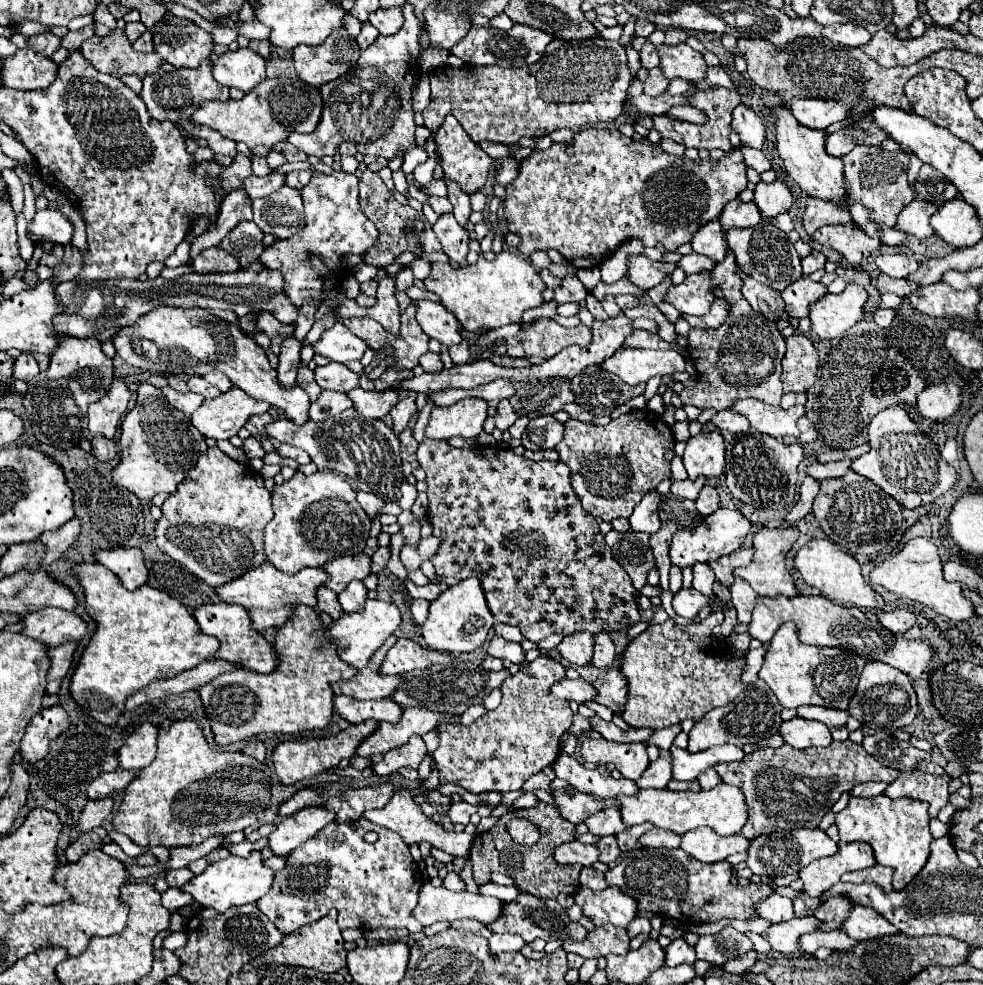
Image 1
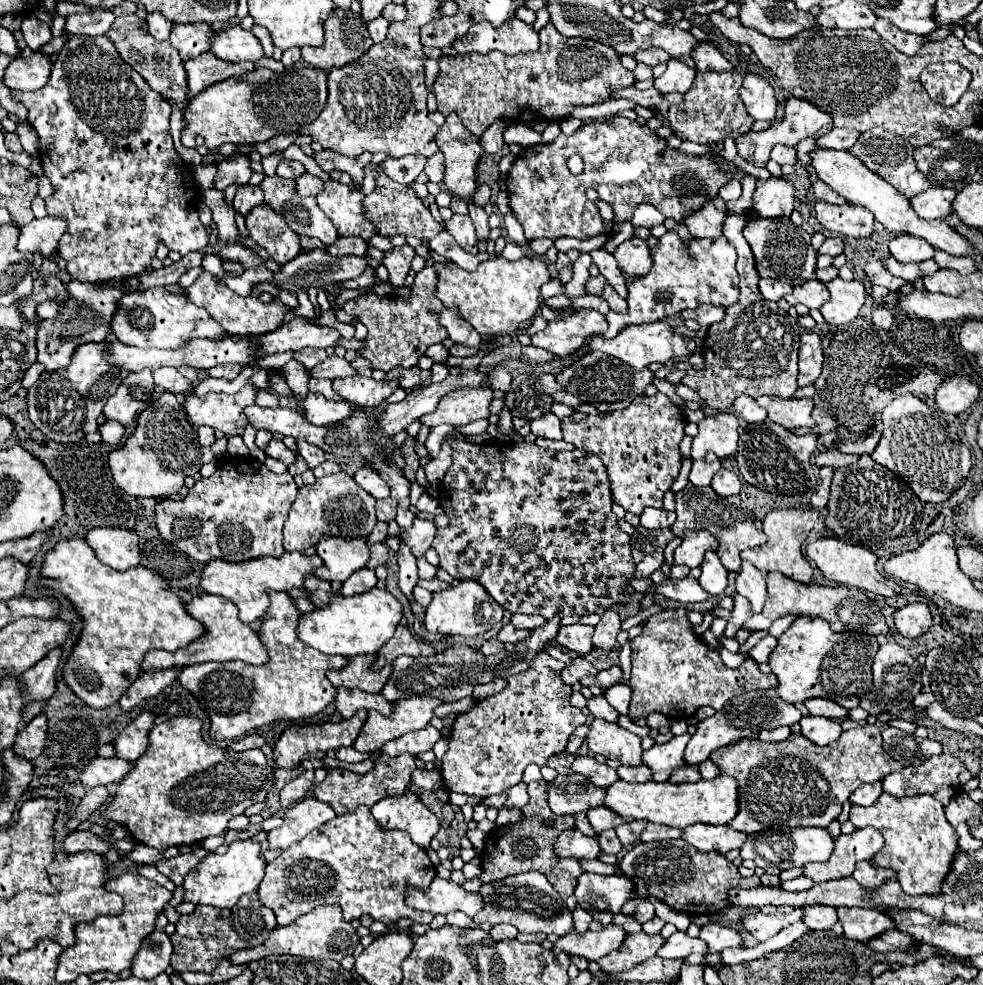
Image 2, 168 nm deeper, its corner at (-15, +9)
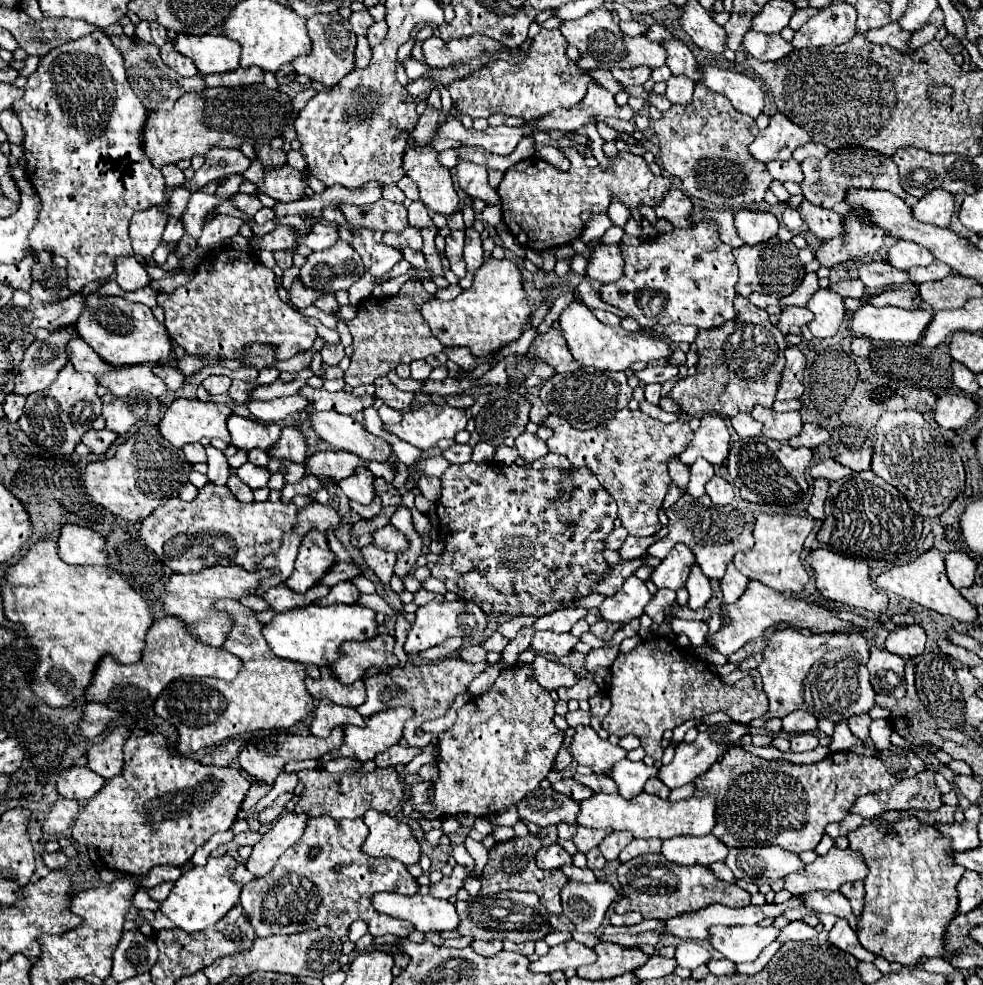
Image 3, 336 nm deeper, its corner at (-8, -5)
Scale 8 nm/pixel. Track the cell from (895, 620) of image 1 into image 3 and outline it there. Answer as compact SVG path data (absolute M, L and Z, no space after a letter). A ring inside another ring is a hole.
M918 624L900 626L892 630L886 638L886 650L906 660L920 656L924 652L924 644L926 644L926 632Z

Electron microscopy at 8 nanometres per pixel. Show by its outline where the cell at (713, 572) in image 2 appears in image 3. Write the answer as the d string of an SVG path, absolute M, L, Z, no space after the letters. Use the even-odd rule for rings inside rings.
M696 564L690 566L690 576L688 576L684 586L688 590L688 606L692 610L702 608L710 600L710 596L712 596L710 582L708 582L708 578L702 574L702 570Z

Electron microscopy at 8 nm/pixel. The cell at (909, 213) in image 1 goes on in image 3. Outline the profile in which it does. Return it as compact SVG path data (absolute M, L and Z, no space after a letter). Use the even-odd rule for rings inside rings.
M936 188L936 190L930 190L924 198L920 198L912 210L914 210L914 216L922 222L928 222L928 224L934 224L938 228L948 228L950 226L950 218L954 214L954 194L942 190L942 188Z

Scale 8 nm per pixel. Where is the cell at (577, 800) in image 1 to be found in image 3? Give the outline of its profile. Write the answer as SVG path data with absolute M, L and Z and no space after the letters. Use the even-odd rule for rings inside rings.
M536 788L528 792L516 804L516 808L518 808L520 820L526 820L538 826L548 826L558 822L576 824L576 814L580 806L572 798L566 798L564 794L558 794L552 788Z

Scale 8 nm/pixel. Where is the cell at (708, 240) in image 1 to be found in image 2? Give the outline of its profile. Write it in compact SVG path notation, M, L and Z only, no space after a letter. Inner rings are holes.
M713 198L685 220L691 236L695 238L715 238L723 234L723 220L727 218L727 202L723 198Z

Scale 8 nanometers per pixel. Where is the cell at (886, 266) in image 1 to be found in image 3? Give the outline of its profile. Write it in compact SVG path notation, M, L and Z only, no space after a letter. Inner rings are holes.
M898 240L890 250L888 250L888 260L894 268L898 270L908 270L912 266L928 266L932 264L936 258L932 256L930 250L926 250L924 246L916 244L916 242L904 242Z

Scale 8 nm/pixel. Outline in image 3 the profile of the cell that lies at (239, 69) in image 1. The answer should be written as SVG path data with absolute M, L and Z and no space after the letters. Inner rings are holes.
M176 34L172 36L174 48L190 58L200 74L222 74L238 68L240 46L224 36L214 34Z

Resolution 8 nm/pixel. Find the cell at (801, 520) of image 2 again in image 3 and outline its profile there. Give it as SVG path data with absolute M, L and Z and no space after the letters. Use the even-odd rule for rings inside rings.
M760 514L754 522L754 538L756 544L748 552L738 552L734 556L734 566L748 576L750 580L760 580L762 584L778 590L778 592L800 592L808 582L808 572L800 562L800 552L806 536L814 528L814 522L810 518L802 516L768 516Z

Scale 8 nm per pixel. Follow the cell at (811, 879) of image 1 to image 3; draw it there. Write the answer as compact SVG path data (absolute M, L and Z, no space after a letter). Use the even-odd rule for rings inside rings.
M832 846L828 854L818 856L804 870L784 878L784 888L790 890L794 896L806 894L810 890L834 892L846 882L864 880L866 874L868 874L868 868L864 864L864 858L858 852L850 848L840 850Z

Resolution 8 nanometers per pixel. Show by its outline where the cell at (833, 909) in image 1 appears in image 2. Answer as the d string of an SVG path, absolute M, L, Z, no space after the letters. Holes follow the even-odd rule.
M805 906L805 916L803 922L811 928L811 930L831 930L833 924L837 924L837 908L831 906Z

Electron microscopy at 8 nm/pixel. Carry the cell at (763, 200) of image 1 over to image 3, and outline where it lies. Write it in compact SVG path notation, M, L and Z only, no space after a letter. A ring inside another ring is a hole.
M740 210L734 214L734 224L738 236L748 244L760 244L776 236L778 232L778 220L774 214L764 212L752 212L752 210Z

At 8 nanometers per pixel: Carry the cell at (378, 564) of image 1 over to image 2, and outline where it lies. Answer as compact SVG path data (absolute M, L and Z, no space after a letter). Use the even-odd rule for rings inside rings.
M381 542L381 544L373 544L373 546L371 546L371 558L369 558L369 562L367 562L367 568L375 570L377 566L385 564L387 558L389 558L389 548L387 548L383 542Z

